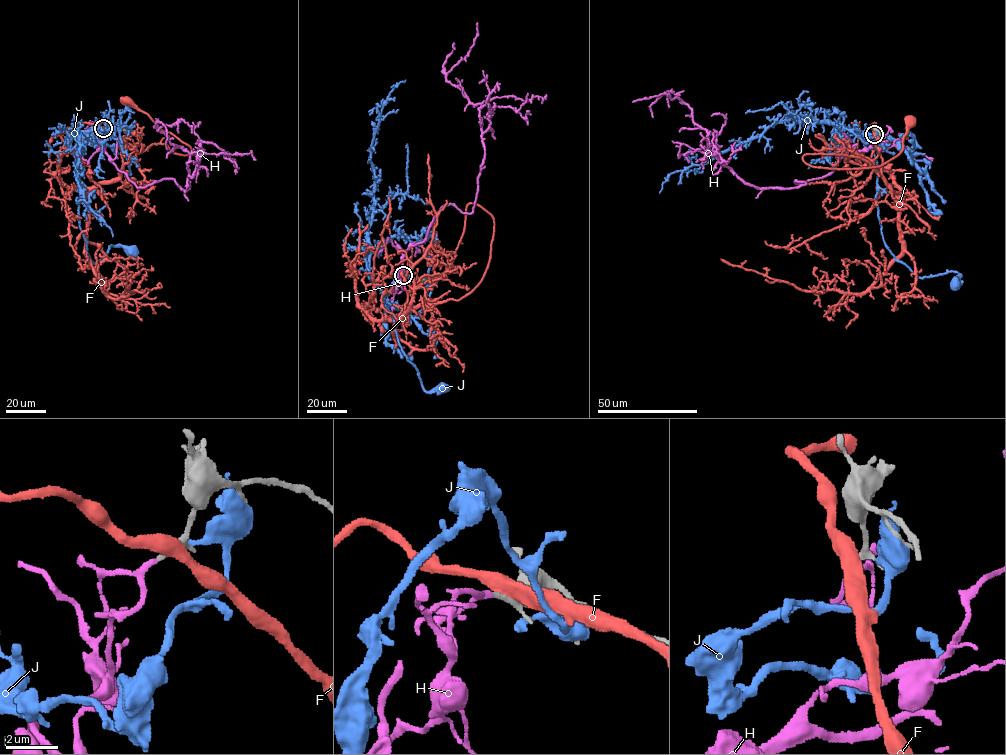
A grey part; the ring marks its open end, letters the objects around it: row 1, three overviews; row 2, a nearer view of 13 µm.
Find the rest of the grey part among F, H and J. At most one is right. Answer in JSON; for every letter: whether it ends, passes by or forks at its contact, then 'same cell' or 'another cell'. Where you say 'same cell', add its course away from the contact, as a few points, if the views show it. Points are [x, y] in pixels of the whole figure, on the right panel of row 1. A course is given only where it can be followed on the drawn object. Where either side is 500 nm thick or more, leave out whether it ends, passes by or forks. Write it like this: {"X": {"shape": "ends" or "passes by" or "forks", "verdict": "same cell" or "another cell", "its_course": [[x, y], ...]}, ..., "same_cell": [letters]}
{"F": {"verdict": "another cell"}, "H": {"shape": "passes by", "verdict": "same cell", "its_course": [[874, 134], [876, 142], [846, 151], [821, 177], [757, 188], [721, 163], [677, 97], [632, 102]]}, "J": {"shape": "ends", "verdict": "another cell"}, "same_cell": ["H"]}

